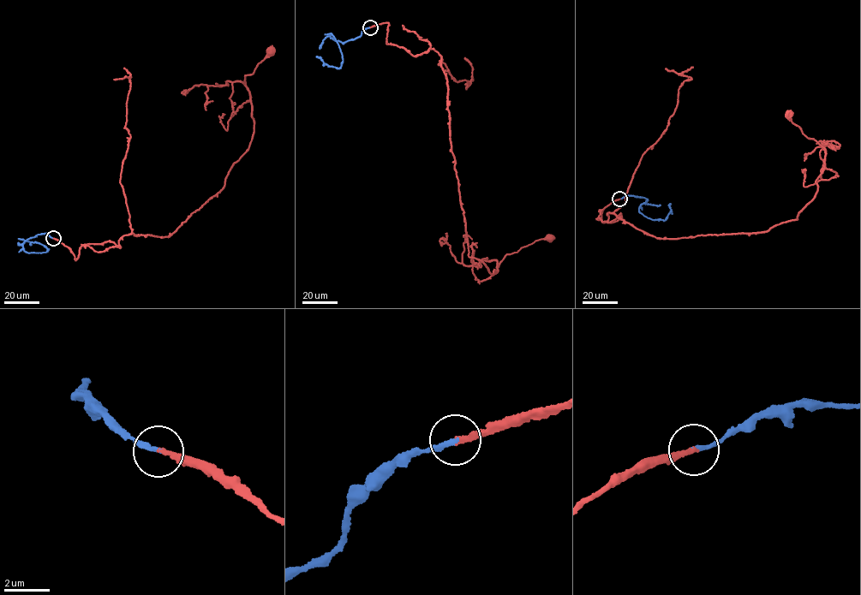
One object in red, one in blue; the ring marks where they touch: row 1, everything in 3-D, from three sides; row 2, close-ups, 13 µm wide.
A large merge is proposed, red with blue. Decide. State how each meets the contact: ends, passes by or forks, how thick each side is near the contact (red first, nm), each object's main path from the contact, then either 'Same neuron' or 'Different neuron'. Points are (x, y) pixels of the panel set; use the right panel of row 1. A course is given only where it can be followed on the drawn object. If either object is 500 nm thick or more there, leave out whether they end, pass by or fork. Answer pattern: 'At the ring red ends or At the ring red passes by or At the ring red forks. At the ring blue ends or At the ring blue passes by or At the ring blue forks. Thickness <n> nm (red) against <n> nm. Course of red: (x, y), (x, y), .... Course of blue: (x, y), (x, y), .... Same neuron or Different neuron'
At the ring red ends. At the ring blue ends. Thickness 200 nm (red) against 200 nm. Course of red: (619, 199), (600, 220), (620, 214), (608, 222), (657, 238), (796, 220), (825, 149), (789, 114). Course of blue: (619, 199), (630, 195), (646, 199), (639, 212), (654, 219), (665, 220), (672, 211), (670, 204). Same neuron

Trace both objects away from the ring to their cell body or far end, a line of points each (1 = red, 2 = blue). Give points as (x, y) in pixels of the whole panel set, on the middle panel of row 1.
1: (369, 26), (388, 24), (386, 43), (441, 56), (469, 255), (492, 274), (507, 254), (551, 238)
2: (369, 26), (359, 37), (344, 42), (331, 34), (343, 58), (339, 68), (324, 64), (316, 56)

